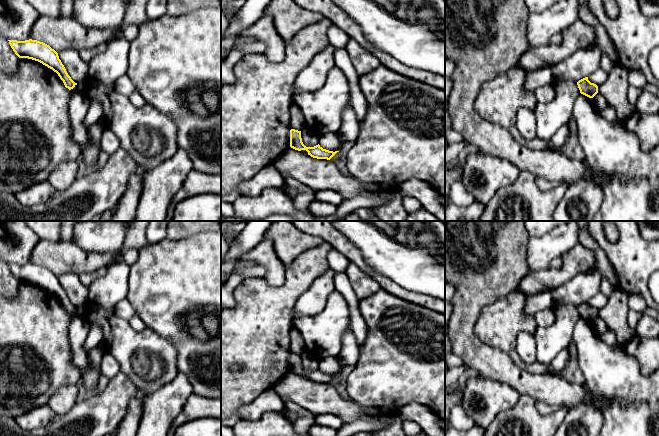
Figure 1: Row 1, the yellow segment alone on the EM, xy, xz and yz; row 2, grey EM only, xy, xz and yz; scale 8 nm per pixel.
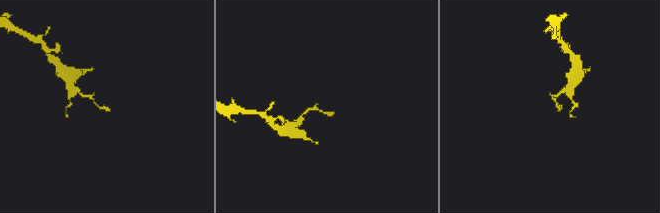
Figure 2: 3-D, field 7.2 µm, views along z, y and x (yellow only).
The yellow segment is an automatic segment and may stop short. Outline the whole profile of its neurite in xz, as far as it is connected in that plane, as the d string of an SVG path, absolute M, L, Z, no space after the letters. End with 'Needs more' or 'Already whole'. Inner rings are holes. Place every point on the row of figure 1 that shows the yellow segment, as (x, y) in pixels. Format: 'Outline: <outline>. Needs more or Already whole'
Outline: M295 129L290 130L290 147L298 151L306 150L308 155L317 159L330 160L337 152L339 152L323 149L319 144L314 147L306 147L302 142L301 131Z. Already whole

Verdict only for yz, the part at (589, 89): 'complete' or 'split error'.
complete

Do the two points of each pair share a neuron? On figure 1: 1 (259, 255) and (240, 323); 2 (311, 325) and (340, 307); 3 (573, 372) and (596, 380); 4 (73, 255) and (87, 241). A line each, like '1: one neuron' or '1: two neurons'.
1: two neurons
2: one neuron
3: two neurons
4: two neurons

